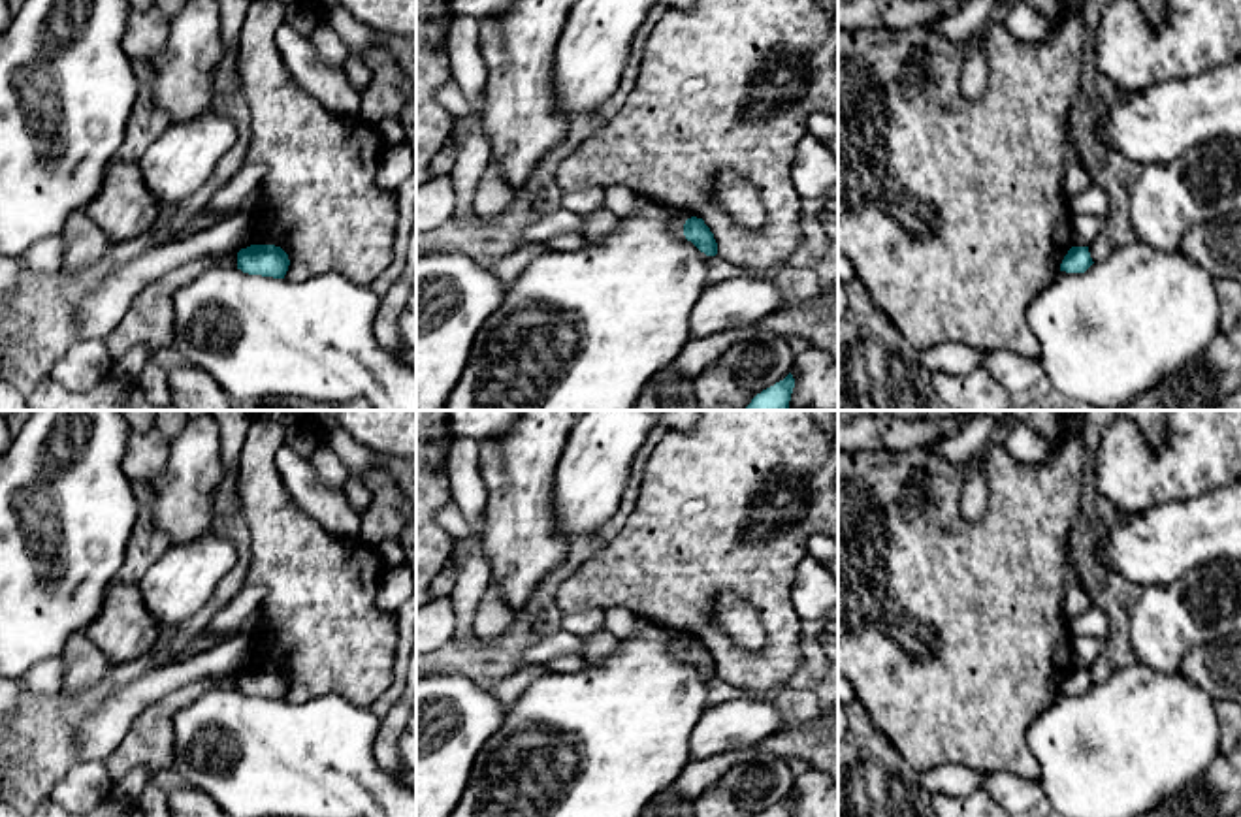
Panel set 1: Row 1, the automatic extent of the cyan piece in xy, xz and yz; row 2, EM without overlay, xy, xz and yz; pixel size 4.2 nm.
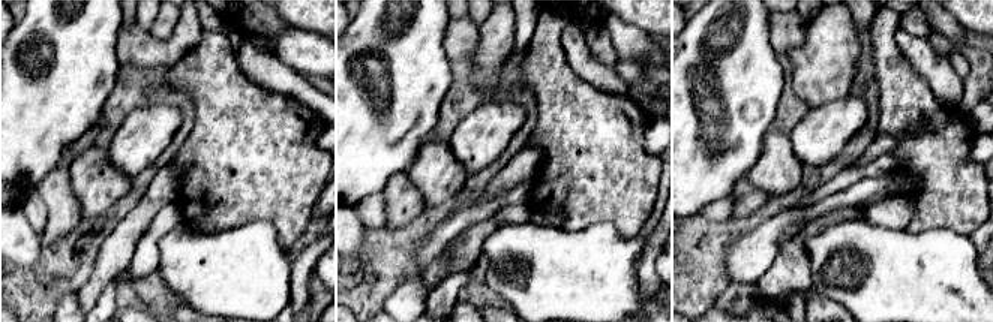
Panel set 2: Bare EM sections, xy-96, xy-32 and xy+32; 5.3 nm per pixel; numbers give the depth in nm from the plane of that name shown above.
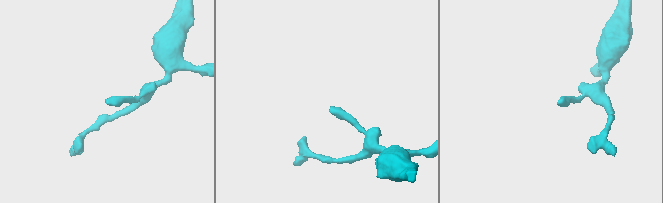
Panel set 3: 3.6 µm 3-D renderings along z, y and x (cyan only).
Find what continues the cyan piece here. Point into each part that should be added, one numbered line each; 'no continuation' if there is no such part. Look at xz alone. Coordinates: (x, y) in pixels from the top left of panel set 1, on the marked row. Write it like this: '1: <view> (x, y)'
no continuation

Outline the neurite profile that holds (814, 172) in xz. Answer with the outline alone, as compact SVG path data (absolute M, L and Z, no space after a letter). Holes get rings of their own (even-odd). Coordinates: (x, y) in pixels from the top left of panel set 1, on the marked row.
M804 136L791 166L791 181L802 200L823 200L838 192L838 158L819 137Z

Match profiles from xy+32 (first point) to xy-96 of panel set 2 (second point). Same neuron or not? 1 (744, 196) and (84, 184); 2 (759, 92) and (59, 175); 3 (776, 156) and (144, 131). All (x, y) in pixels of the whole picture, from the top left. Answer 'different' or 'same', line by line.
1: different
2: different
3: different

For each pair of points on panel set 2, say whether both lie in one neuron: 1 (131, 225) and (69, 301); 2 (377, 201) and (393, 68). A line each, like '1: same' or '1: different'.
1: different
2: different

